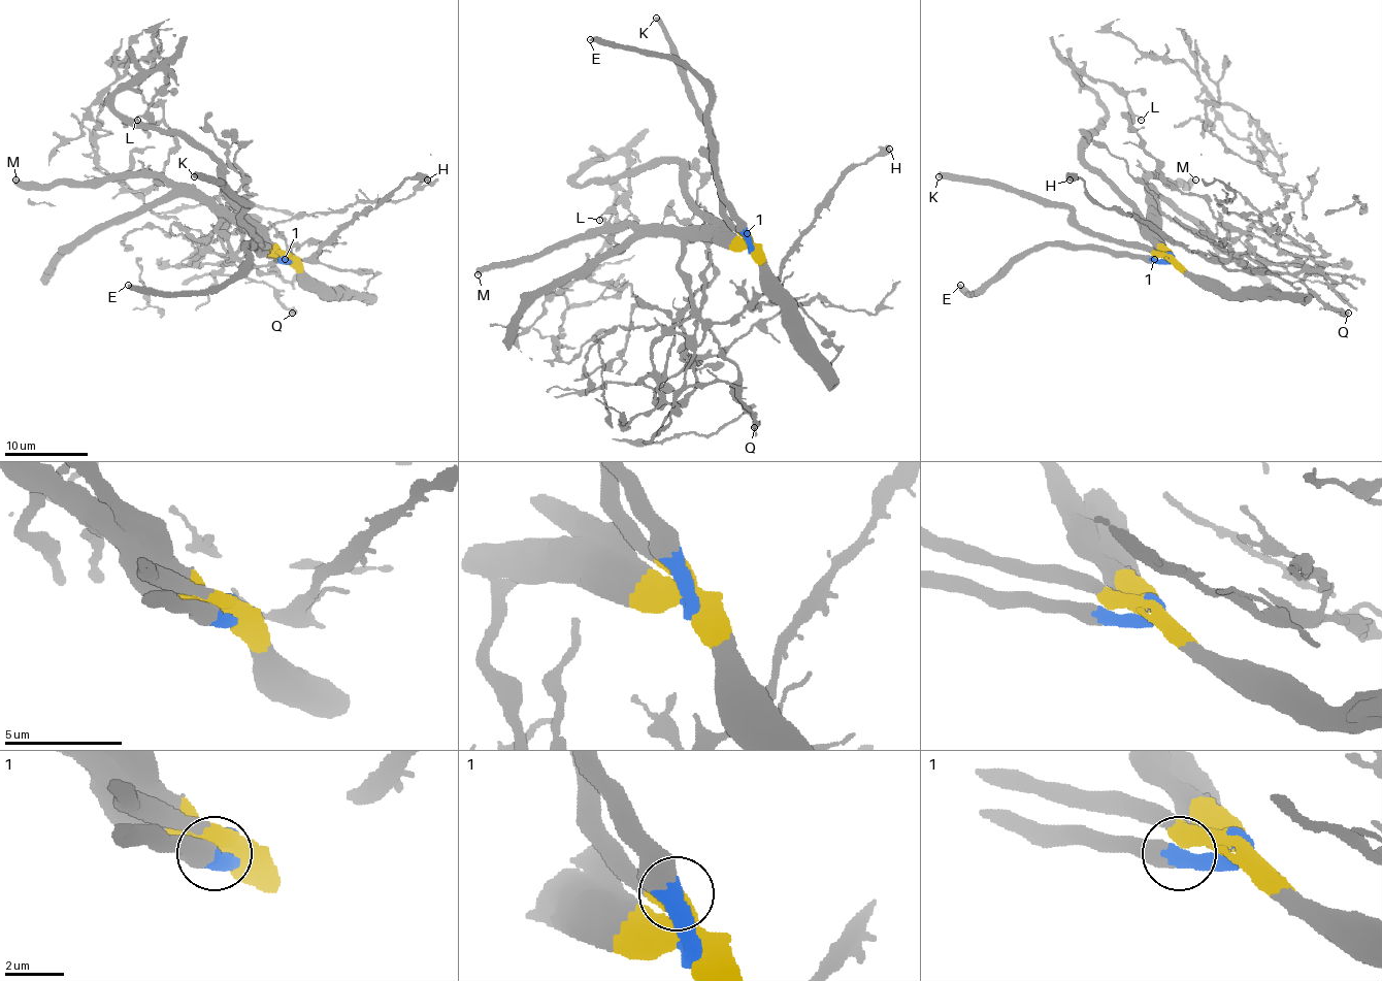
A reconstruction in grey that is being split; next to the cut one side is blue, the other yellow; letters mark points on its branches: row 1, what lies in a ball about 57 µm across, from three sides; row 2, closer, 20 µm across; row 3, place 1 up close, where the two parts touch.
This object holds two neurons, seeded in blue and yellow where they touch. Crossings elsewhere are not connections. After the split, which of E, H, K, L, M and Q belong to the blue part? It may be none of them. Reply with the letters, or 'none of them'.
E, K

